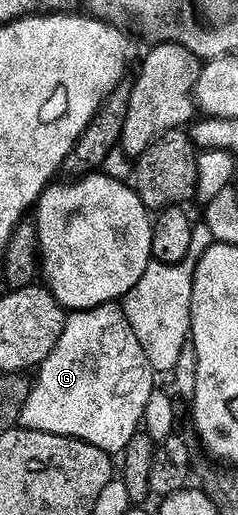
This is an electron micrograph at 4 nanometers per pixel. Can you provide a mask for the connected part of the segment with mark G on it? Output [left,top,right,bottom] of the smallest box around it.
[20,303,155,454]

